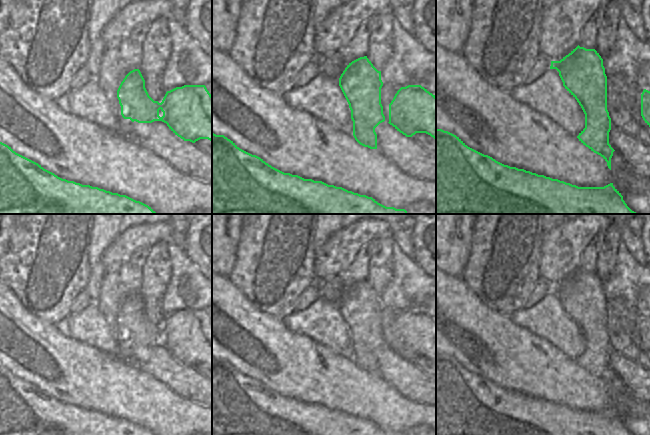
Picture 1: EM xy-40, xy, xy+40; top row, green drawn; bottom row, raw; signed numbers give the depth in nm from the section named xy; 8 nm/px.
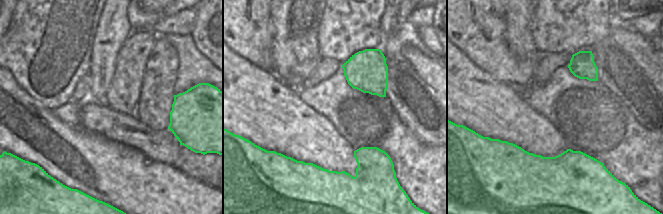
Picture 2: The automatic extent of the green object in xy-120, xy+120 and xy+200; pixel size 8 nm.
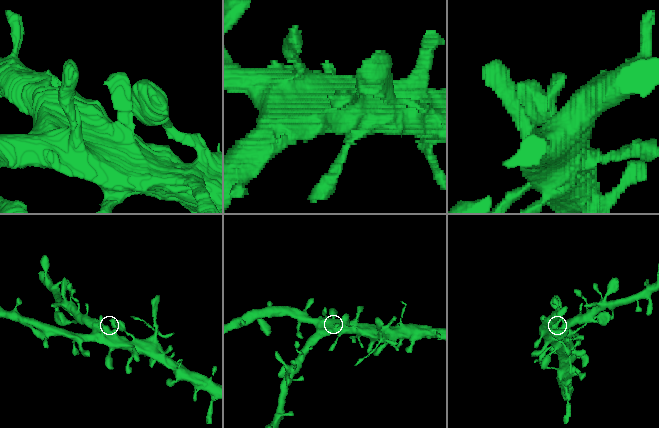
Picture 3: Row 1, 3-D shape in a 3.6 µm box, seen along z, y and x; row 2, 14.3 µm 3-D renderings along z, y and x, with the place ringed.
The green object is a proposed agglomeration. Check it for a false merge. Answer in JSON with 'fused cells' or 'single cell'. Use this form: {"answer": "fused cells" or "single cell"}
{"answer": "single cell"}

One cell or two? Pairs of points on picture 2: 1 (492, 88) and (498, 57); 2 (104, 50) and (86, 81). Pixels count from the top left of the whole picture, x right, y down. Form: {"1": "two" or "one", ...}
{"1": "two", "2": "two"}

